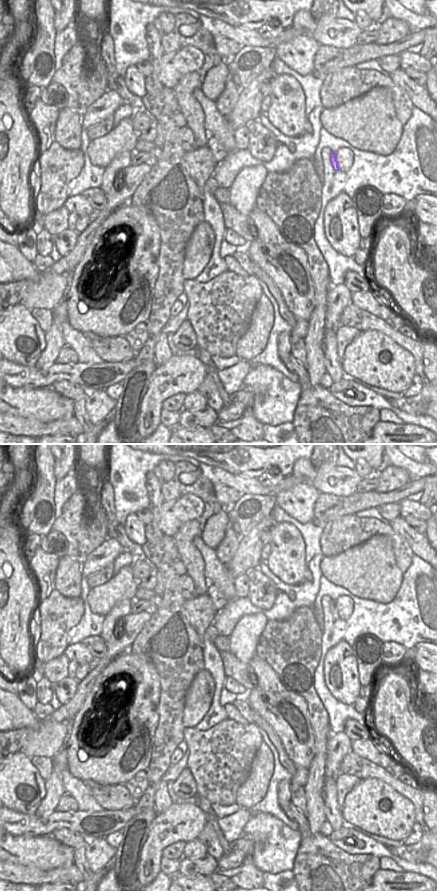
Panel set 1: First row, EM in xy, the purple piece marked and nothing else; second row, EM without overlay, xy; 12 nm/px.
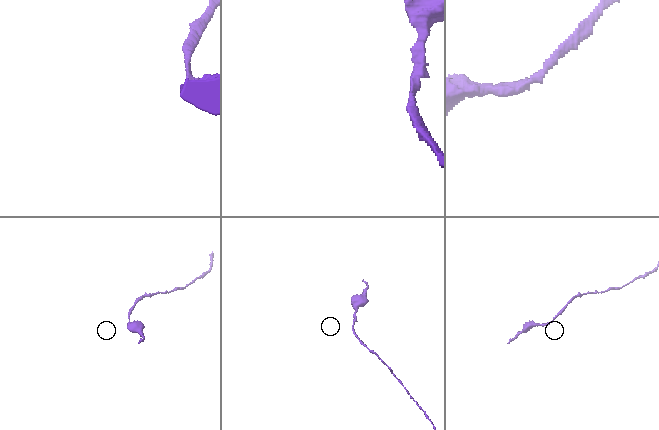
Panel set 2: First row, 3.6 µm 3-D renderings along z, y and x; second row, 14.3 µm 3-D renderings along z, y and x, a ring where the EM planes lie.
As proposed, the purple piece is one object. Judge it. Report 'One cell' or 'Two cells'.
One cell.

